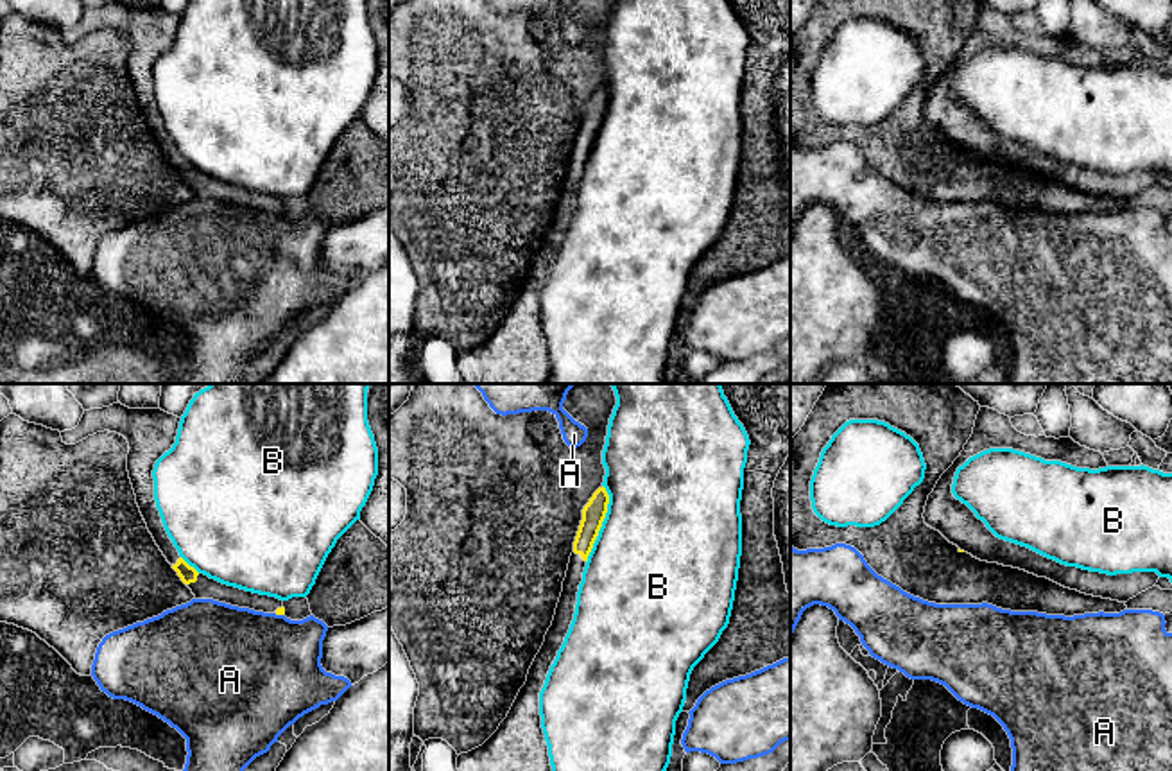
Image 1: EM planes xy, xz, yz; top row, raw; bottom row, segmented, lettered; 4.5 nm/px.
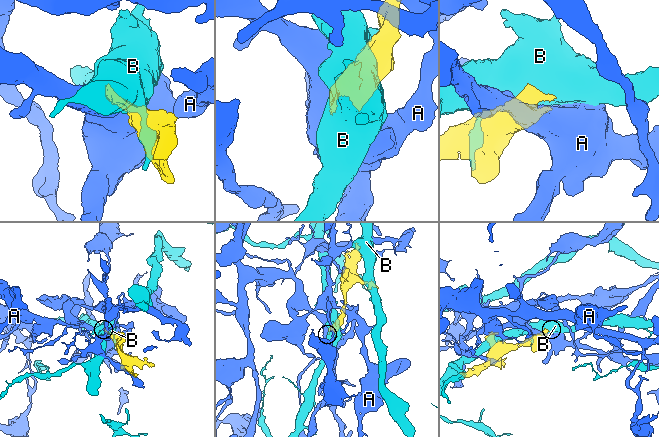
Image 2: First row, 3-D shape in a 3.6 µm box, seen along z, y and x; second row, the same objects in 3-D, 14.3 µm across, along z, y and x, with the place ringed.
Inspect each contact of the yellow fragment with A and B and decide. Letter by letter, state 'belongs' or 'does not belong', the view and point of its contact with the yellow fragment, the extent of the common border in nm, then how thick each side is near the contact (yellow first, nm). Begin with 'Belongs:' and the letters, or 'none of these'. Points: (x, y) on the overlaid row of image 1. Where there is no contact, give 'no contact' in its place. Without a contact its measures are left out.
Belongs: none of these
A: does not belong; meets yellow in xy at (280, 614); contact 50 nm long; 30 nm thick on the yellow side, 480 nm on the other
B: does not belong; meets yellow in xz at (601, 524); contact 360 nm long; 110 nm thick on the yellow side, 500 nm on the other

